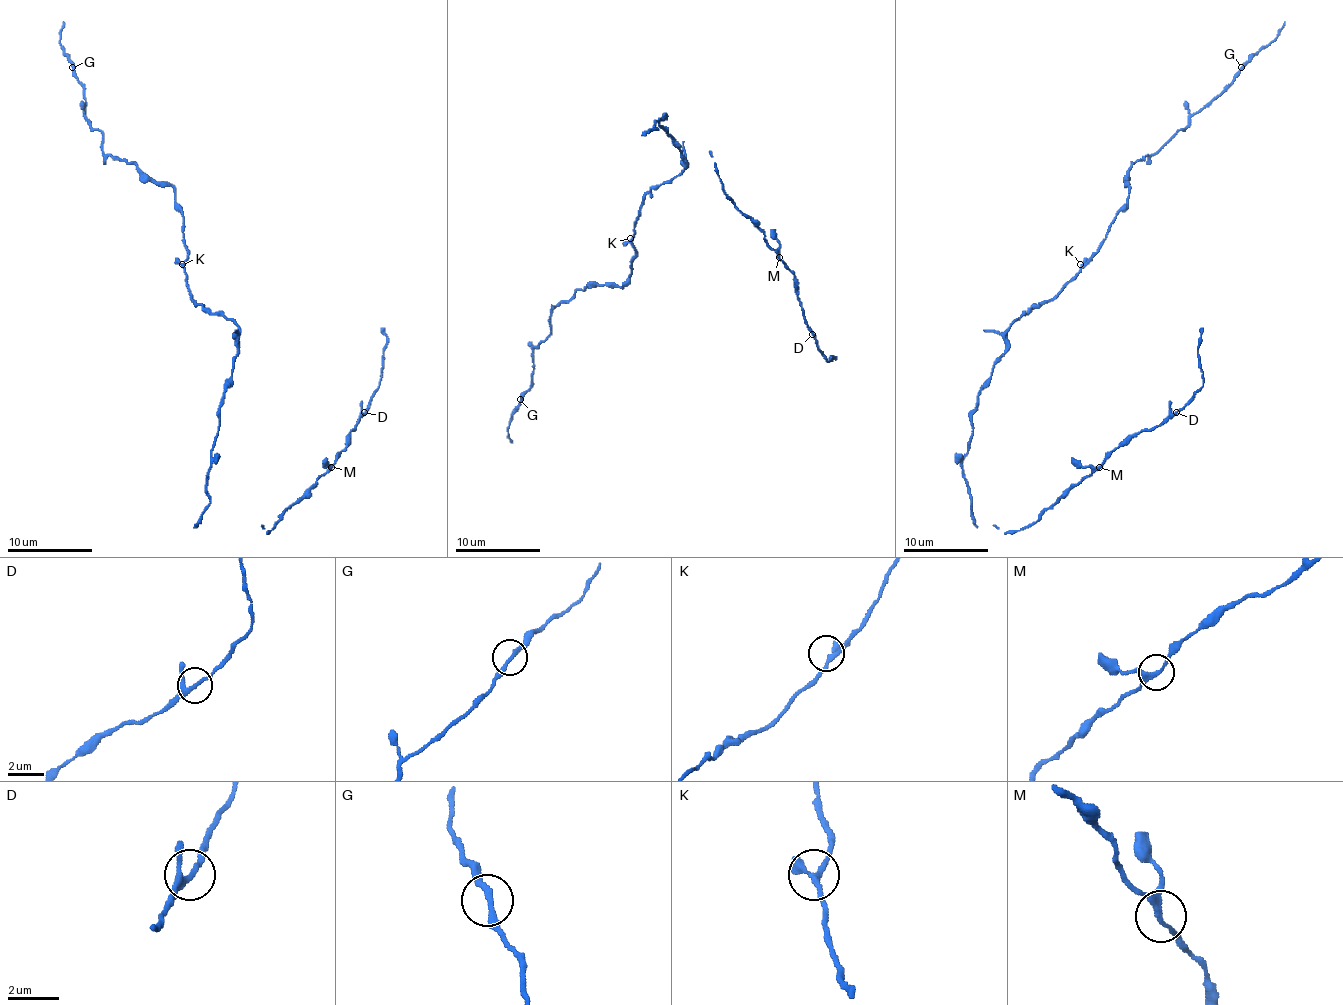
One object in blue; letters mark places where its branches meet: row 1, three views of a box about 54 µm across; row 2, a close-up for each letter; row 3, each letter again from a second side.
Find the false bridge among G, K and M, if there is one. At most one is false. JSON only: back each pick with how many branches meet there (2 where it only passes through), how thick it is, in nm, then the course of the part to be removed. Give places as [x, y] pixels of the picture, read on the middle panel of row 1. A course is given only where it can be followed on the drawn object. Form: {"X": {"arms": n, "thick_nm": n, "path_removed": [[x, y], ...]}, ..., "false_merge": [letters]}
{"false_merge": []}

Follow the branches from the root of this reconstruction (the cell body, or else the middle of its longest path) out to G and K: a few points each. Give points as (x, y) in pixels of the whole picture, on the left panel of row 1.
G: (231, 380), (237, 327), (191, 298), (174, 190), (104, 153), (72, 67)
K: (231, 380), (233, 357), (237, 353), (237, 327), (231, 319), (208, 312), (191, 298), (182, 264)

